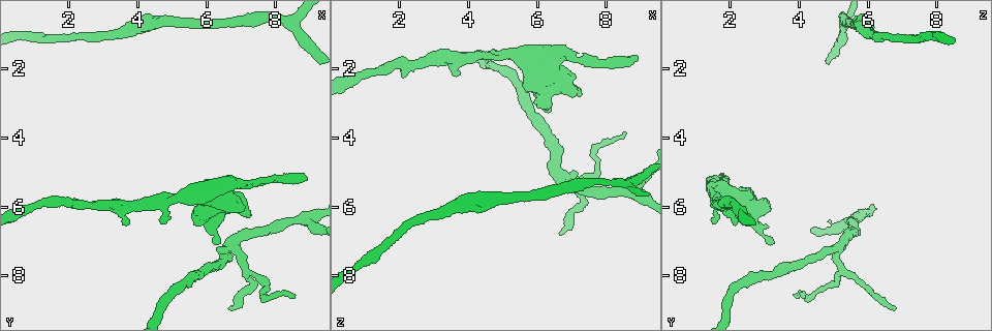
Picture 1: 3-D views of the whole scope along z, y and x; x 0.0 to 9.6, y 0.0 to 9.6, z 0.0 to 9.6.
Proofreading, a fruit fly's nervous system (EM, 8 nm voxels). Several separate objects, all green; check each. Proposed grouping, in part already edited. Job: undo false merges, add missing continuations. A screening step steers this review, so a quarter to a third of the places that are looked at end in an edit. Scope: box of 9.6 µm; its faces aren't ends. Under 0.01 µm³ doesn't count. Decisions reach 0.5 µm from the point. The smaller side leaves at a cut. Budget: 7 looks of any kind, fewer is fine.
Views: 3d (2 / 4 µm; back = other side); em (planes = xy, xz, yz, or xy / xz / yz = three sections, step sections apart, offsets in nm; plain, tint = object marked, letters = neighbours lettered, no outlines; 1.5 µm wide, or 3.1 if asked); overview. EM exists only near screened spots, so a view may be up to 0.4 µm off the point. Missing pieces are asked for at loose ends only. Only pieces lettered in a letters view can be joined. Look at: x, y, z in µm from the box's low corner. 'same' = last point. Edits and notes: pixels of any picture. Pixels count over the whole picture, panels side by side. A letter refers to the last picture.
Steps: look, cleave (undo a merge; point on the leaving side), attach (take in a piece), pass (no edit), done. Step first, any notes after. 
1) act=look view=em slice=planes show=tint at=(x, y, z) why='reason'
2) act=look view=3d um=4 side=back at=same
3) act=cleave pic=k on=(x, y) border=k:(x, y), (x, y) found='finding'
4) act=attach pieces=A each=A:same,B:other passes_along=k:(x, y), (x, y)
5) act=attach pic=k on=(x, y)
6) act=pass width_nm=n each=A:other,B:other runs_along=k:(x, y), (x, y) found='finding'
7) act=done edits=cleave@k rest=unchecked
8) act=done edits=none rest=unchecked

act=look view=em slice=xy step=4 show=letters at=(6.35, 7.05, 3.30) why='an open end'

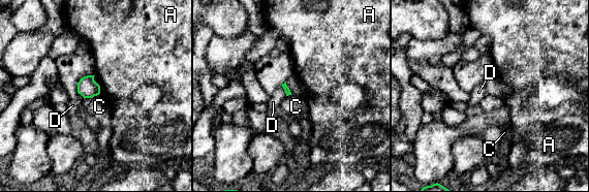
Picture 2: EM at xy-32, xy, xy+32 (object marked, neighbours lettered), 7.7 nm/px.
act=pass each=A:other,C:other,D:other border=2:(99, 93), (84, 99) found='none of them fits'

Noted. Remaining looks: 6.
act=look view=em slice=planes show=letters at=(7.05, 5.40, 1.60) why='calibre changes'

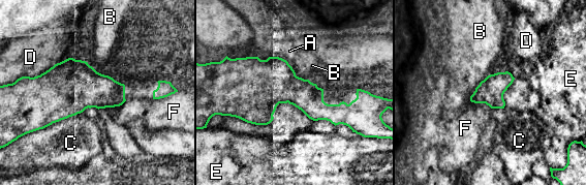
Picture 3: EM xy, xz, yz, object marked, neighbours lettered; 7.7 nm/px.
act=pass width_nm=200 each=A:other,B:other,C:other,D:other,E:other,F:other border=3:(178, 91), (153, 99) found='continuous, no second cell'

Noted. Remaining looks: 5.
act=look view=em slice=yz step=4 show=letters at=(6.65, 8.90, 6.80) why='an open end'

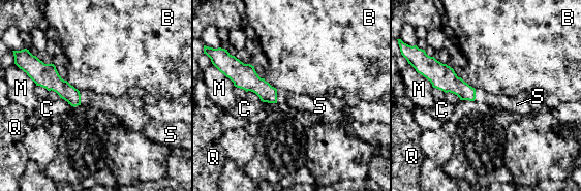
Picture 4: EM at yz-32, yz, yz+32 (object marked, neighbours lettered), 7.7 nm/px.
act=look view=em slice=planes show=letters at=same

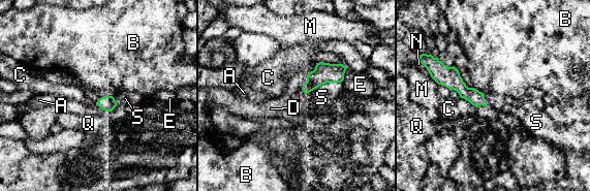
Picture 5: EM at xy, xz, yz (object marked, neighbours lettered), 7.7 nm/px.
act=attach pieces=S width_nm=90 each=A:other,B:other,C:other,D:other,E:other,M:other,N:other,Q:other,S:same passes_along=5:(323, 72), (323, 84), (321, 97) found='the cell continues'

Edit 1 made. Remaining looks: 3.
act=done edits=attach@5 rest=unchecked

